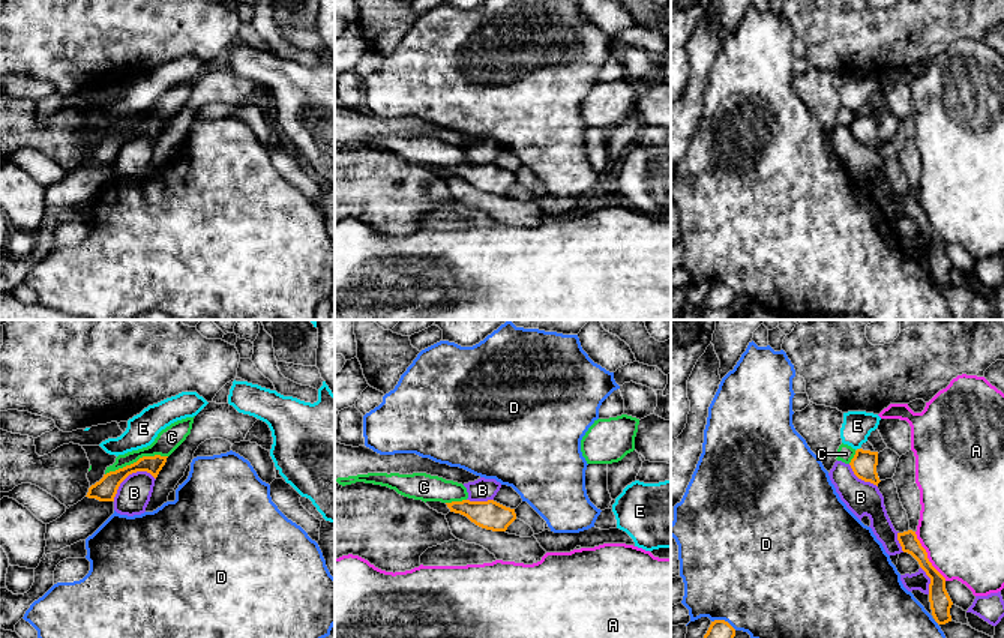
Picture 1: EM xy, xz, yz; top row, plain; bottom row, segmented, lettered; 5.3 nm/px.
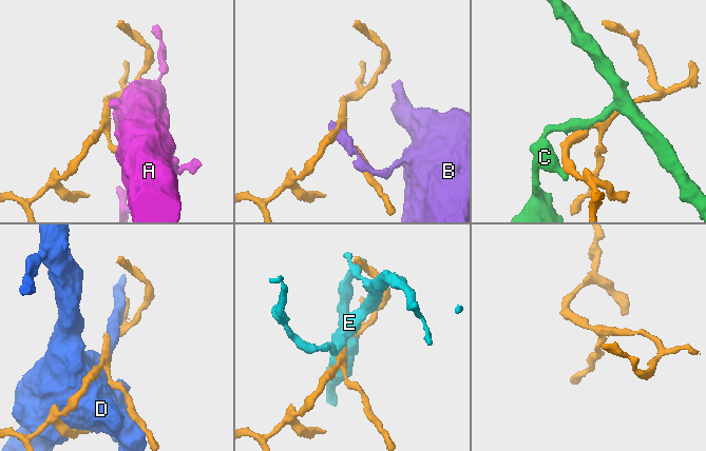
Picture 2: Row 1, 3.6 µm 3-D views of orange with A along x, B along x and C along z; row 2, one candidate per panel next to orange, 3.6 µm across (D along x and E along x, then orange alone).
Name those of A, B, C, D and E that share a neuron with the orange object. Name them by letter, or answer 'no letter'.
no letter

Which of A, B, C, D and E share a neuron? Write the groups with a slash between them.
A / B / C / D / E

